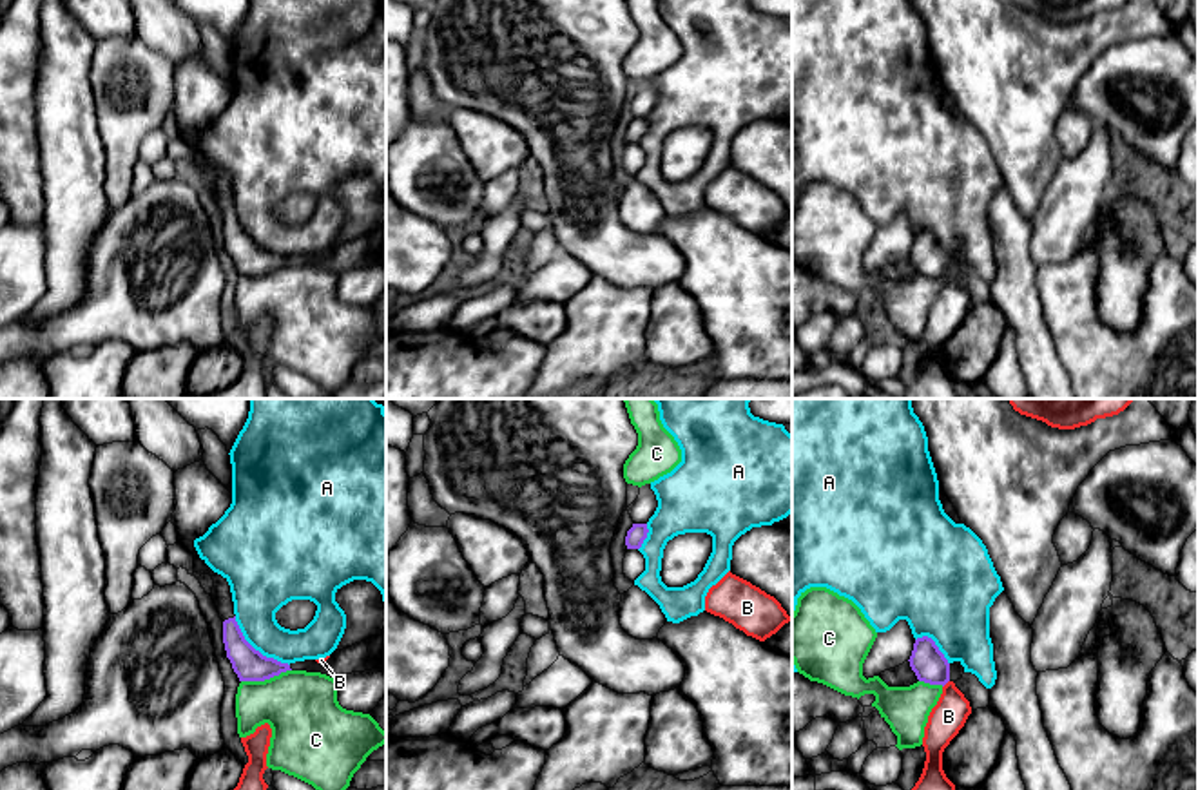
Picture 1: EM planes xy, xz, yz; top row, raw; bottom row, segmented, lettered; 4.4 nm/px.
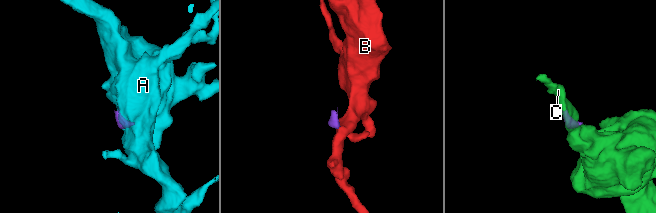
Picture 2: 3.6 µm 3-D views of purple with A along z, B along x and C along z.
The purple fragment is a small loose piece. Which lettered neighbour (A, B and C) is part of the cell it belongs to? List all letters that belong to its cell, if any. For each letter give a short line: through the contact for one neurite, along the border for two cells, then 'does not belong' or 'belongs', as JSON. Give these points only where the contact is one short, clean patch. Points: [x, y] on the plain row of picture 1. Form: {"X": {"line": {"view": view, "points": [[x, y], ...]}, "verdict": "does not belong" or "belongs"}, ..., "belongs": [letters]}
{"A": {"line": {"view": "xy", "points": [[234, 211], [241, 229], [256, 243], [289, 260]]}, "verdict": "does not belong"}, "B": {"line": {"view": "yz", "points": [[948, 274], [943, 281]]}, "verdict": "does not belong"}, "C": {"line": {"view": "xy", "points": [[290, 263], [263, 274], [241, 276]]}, "verdict": "does not belong"}, "belongs": []}

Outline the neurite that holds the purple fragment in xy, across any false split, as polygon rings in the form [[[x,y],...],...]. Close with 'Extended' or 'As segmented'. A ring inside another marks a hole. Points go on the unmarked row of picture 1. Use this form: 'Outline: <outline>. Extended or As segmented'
Outline: [[[194,56],[174,67],[174,107],[172,118],[179,127],[179,138],[194,149],[194,170],[210,169],[214,174],[212,194],[223,214],[223,237],[239,275],[265,275],[286,265],[321,266],[335,275],[352,266],[386,263],[386,226],[348,243],[335,245],[324,257],[304,254],[281,257],[263,250],[243,230],[236,208],[232,187],[227,172],[214,167],[199,152],[194,134],[203,130],[232,98],[232,87],[207,63],[205,56]]]. Extended

